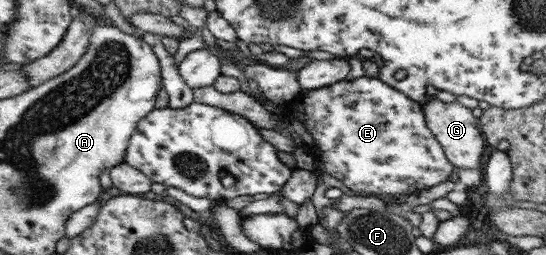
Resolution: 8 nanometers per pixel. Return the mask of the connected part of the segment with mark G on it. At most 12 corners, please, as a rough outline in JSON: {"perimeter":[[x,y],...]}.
{"perimeter":[[431,97],[426,127],[454,169],[482,170],[471,109]]}

